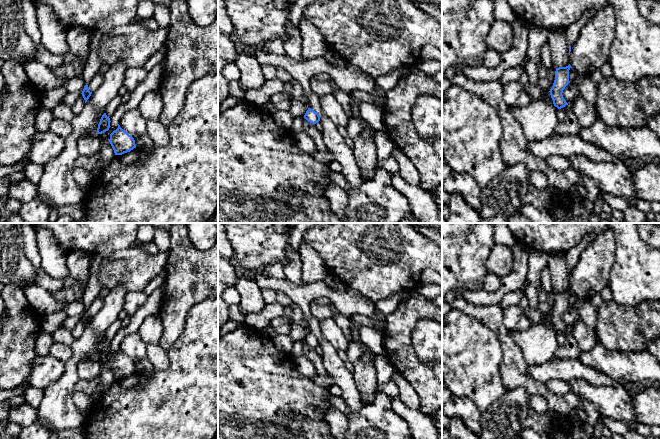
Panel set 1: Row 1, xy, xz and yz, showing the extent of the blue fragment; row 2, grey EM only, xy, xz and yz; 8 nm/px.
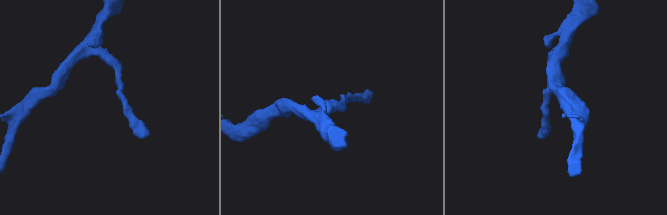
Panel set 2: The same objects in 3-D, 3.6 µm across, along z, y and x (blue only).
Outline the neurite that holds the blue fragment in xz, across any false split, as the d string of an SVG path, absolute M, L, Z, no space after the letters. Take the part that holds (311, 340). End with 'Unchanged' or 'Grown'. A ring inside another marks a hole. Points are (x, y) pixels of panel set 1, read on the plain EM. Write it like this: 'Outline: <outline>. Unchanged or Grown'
Outline: M308 332L308 334L306 335L304 342L312 347L312 348L316 348L320 345L320 340L317 336L315 336L314 334L312 334L311 332Z. Unchanged

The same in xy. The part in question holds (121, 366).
Outline: M118 348L118 352L110 358L109 366L115 379L122 379L136 372L134 362L123 354Z. Unchanged

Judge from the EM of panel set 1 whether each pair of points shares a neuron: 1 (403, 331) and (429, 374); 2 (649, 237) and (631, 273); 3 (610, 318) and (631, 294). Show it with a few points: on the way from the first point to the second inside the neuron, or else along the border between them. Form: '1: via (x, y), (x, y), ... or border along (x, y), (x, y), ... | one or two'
1: via (403, 343), (403, 353), (417, 367) | one
2: border along (638, 233), (649, 246) | two
3: border along (613, 299), (625, 306), (635, 306), (645, 302) | two

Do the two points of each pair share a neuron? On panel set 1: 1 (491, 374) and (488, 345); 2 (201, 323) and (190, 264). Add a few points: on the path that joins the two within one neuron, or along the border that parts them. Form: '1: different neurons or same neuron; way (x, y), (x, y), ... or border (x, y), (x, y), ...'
1: same neuron; way (488, 367), (488, 352)
2: different neurons; border (207, 298), (197, 302), (189, 310), (184, 322)

